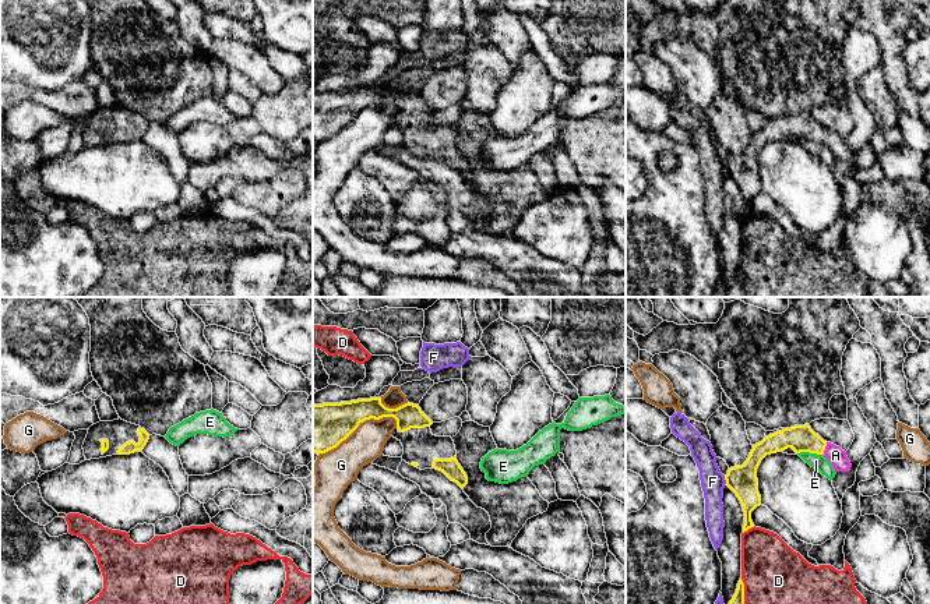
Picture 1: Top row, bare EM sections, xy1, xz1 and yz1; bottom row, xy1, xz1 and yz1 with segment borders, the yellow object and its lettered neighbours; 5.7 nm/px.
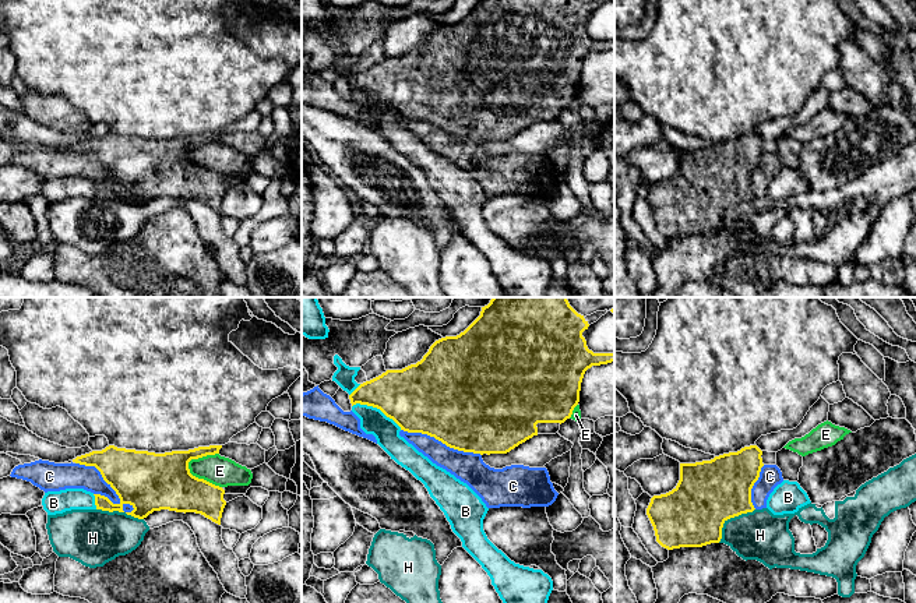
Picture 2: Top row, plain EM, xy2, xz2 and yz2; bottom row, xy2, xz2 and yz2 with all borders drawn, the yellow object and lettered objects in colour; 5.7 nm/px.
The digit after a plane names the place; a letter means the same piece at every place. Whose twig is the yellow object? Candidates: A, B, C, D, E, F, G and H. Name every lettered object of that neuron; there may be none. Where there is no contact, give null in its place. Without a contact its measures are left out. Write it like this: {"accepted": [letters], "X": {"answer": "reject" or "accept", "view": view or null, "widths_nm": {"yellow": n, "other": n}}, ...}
{"accepted": ["A"], "A": {"answer": "accept", "view": "yz1", "widths_nm": {"yellow": 160, "other": 100}}, "B": {"answer": "reject", "view": "xz2", "widths_nm": {"yellow": 400, "other": 150}}, "C": {"answer": "reject", "view": "xy2", "widths_nm": {"yellow": 340, "other": 140}}, "D": {"answer": "reject", "view": "yz1", "widths_nm": {"yellow": 160, "other": 320}}, "E": {"answer": "reject", "view": "xy2", "widths_nm": {"yellow": 320, "other": 170}}, "F": {"answer": "reject", "view": "yz1", "widths_nm": {"yellow": 170, "other": 140}}, "G": {"answer": "reject", "view": "xz1", "widths_nm": {"yellow": 280, "other": 220}}, "H": {"answer": "reject", "view": "yz2", "widths_nm": {"yellow": 380, "other": 280}}}

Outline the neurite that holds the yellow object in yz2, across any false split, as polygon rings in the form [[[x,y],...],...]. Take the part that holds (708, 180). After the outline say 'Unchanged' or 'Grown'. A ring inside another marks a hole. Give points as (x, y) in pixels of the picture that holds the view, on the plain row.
[[[750,133],[711,148],[680,151],[677,173],[666,181],[653,183],[647,195],[656,229],[667,237],[719,230],[727,207],[755,197],[751,176],[764,154],[761,142],[757,133]]]. Unchanged

